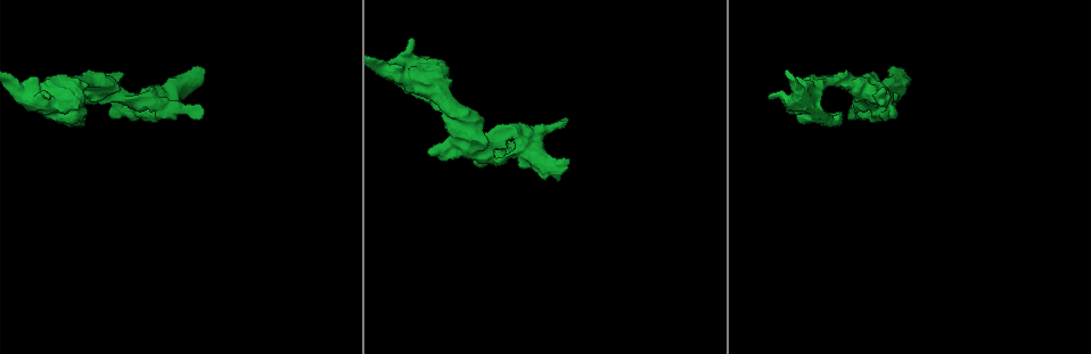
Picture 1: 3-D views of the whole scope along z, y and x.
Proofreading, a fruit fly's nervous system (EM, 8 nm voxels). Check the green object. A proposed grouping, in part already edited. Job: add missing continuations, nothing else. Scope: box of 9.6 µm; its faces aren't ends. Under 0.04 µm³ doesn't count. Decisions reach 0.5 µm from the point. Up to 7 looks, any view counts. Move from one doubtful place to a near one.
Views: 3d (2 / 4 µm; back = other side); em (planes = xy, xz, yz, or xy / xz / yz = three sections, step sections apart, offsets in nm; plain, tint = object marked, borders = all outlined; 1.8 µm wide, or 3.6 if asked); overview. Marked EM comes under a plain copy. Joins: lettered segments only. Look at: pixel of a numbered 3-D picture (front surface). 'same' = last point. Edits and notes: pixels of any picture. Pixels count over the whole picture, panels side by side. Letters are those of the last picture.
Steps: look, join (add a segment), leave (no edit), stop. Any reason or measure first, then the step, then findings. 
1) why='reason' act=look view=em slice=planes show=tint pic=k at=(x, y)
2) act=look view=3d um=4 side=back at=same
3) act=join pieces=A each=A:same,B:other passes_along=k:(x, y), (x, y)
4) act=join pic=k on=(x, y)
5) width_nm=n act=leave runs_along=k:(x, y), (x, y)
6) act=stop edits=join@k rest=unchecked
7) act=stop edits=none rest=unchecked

why='thick end' act=look view=em slice=xz step=8 show=borders pic=1 at=(507, 162)

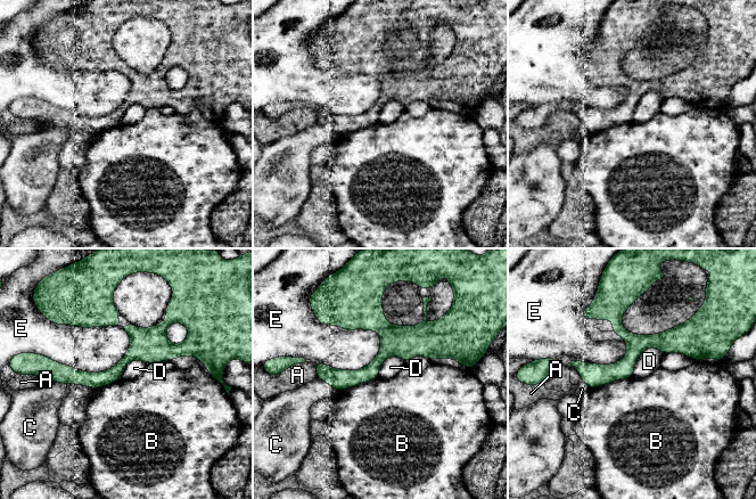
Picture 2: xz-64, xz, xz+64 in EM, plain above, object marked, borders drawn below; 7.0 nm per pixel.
longest_contact=E:600nm act=leave each=A:other,B:other,C:other,D:other,E:other found='no lettered segment goes on from it'

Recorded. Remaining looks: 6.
why='free end' act=look view=3d um=2 pic=1 at=(849, 114)

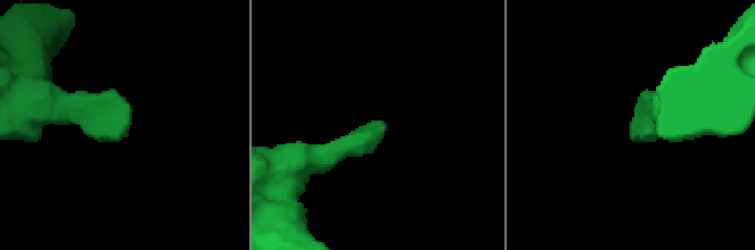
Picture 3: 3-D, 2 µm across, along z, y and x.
act=look view=em um=3.6 slice=xz step=8 show=borders pic=3 at=(130, 118)

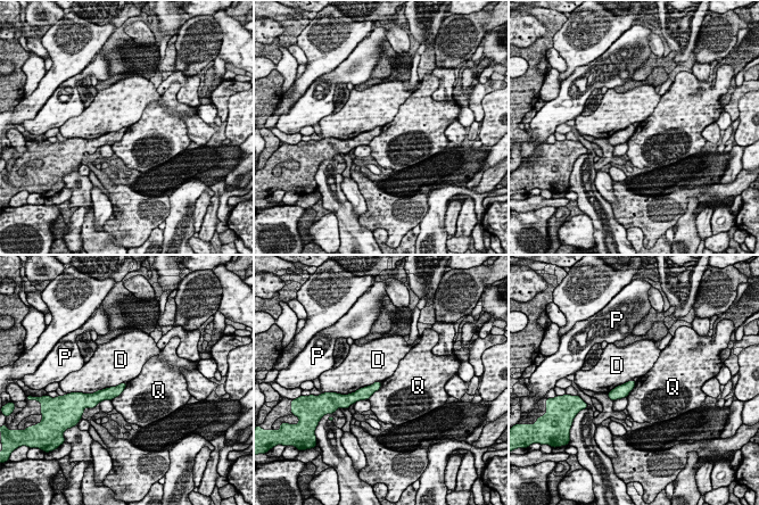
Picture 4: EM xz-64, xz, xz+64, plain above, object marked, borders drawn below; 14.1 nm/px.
why='another direction' act=look view=em um=3.6 slice=planes show=borders at=same

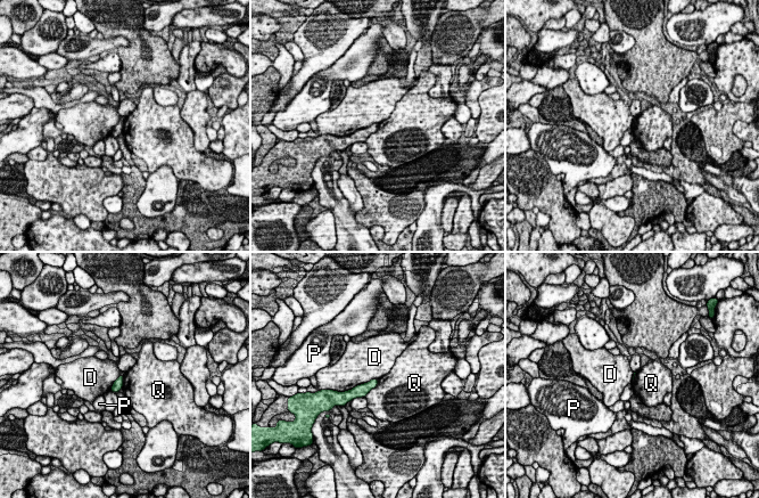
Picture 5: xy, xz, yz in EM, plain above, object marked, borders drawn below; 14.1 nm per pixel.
act=leave each=D:other,P:other,Q:other found='none of them fits'

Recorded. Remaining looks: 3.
why='an open end' act=look view=em slice=planes show=borders pic=1 at=(881, 89)

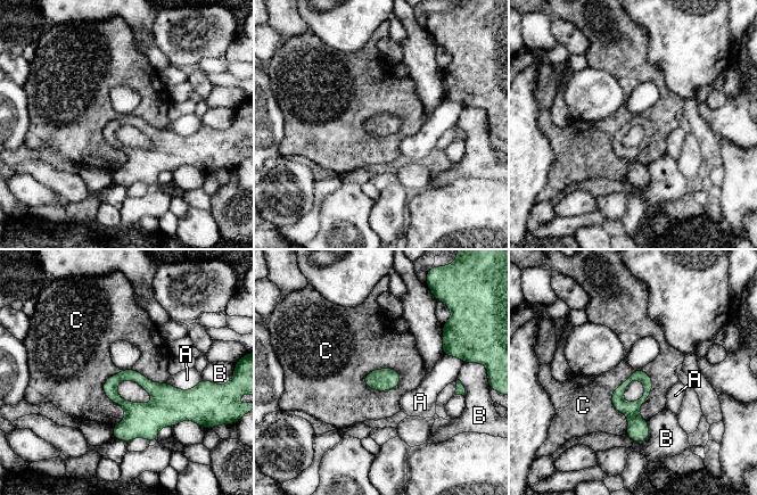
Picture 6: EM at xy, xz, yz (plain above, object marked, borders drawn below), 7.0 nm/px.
act=leave each=A:other,B:other,C:other found='no lettered segment goes on from it'

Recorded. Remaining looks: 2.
act=stop edits=none rest=unchecked

